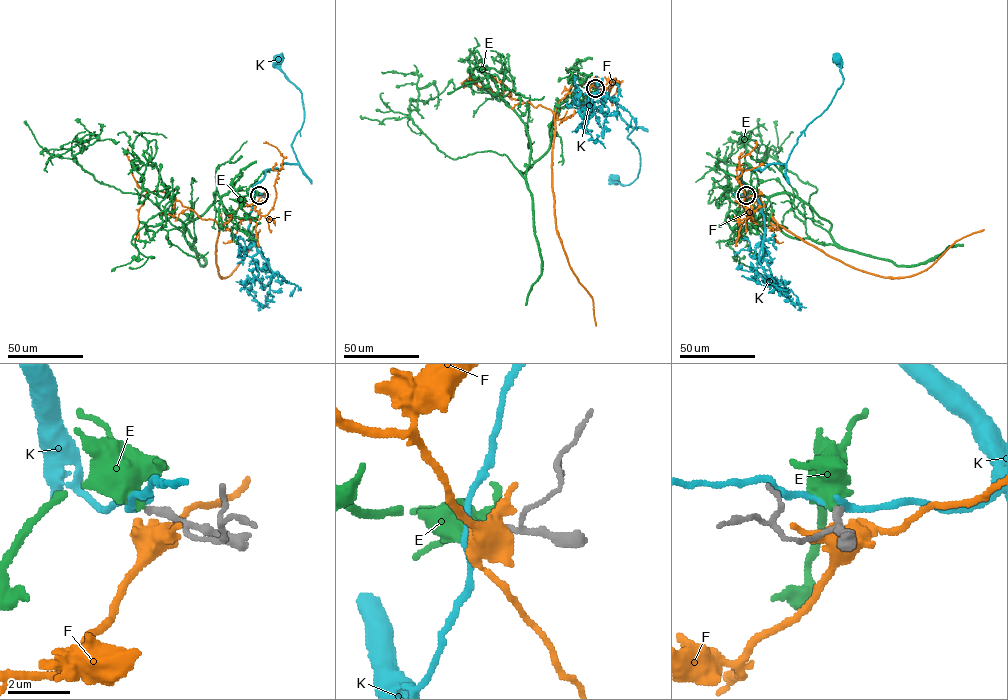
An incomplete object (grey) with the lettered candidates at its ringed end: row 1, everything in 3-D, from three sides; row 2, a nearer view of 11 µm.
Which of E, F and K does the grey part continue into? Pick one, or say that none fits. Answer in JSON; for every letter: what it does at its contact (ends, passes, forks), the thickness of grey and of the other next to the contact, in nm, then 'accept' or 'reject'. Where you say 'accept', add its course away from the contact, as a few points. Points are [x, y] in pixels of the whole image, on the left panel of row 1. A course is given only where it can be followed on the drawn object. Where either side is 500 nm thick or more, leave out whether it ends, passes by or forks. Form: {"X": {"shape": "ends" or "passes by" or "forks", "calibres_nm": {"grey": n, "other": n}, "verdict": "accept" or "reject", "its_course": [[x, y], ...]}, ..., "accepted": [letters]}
{"E": {"shape": "ends", "calibres_nm": {"grey": 280, "other": 480}, "verdict": "reject"}, "F": {"shape": "passes by", "calibres_nm": {"grey": 240, "other": 460}, "verdict": "reject"}, "K": {"shape": "passes by", "calibres_nm": {"grey": 280, "other": 200}, "verdict": "reject"}, "accepted": []}

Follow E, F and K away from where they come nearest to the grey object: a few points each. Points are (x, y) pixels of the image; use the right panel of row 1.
E: (746, 195), (797, 196), (831, 224), (835, 243), (786, 235), (763, 214), (751, 166), (723, 161), (750, 137)
F: (746, 196), (741, 204), (755, 222), (781, 225), (829, 256), (882, 276), (926, 270), (956, 241), (983, 229)
K: (746, 195), (754, 192), (740, 174), (786, 163), (801, 133), (831, 102), (842, 83), (835, 59)

